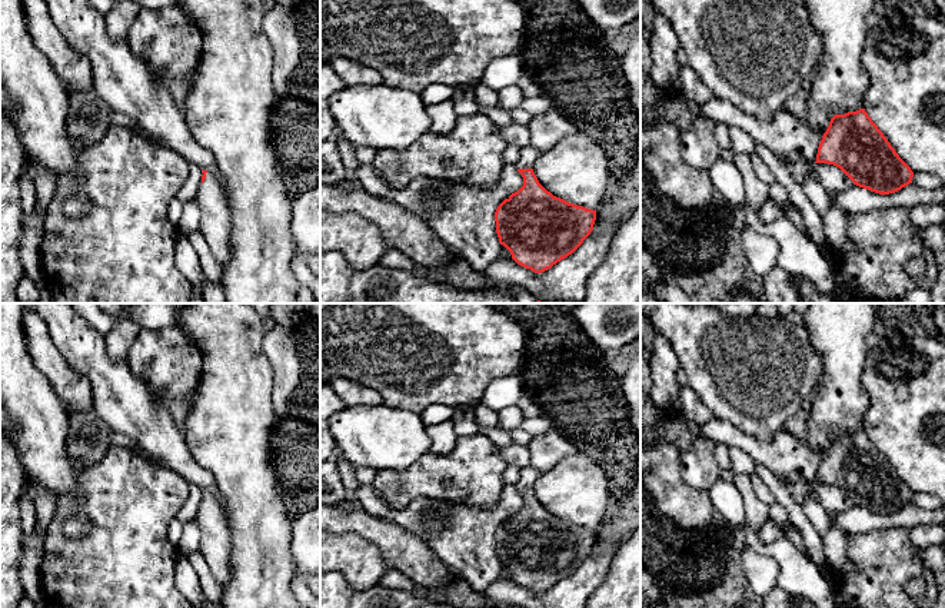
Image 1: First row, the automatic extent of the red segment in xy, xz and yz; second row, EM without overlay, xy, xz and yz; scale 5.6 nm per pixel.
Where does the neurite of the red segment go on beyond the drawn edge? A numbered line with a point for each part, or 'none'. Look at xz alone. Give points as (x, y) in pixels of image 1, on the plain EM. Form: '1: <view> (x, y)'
1: xz (529, 475)

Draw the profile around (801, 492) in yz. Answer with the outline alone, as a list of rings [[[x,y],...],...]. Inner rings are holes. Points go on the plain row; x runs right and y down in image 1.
[[[781,479],[781,484],[788,489],[789,495],[802,506],[809,498],[818,499],[815,482],[792,484]]]

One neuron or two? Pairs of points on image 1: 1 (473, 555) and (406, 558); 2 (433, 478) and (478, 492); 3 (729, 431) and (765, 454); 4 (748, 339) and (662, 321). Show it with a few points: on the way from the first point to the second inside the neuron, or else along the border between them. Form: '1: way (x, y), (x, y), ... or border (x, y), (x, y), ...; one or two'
1: border (413, 534), (455, 574); two
2: way (445, 485), (466, 485); one
3: way (738, 439), (757, 449); one
4: way (726, 339), (705, 339), (684, 324); one

